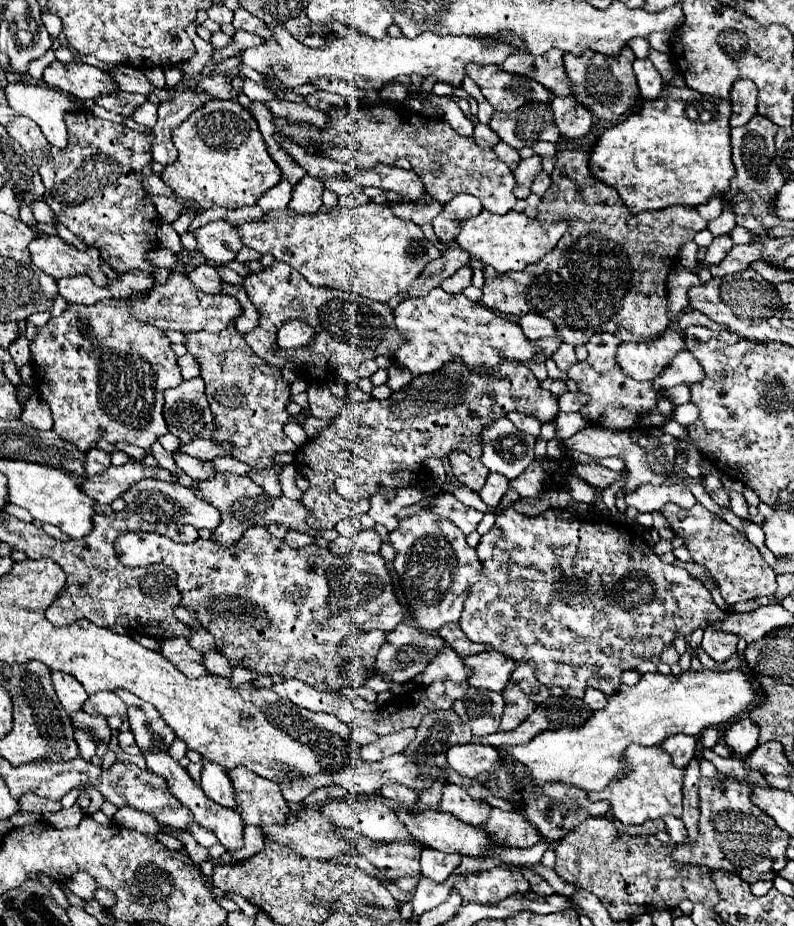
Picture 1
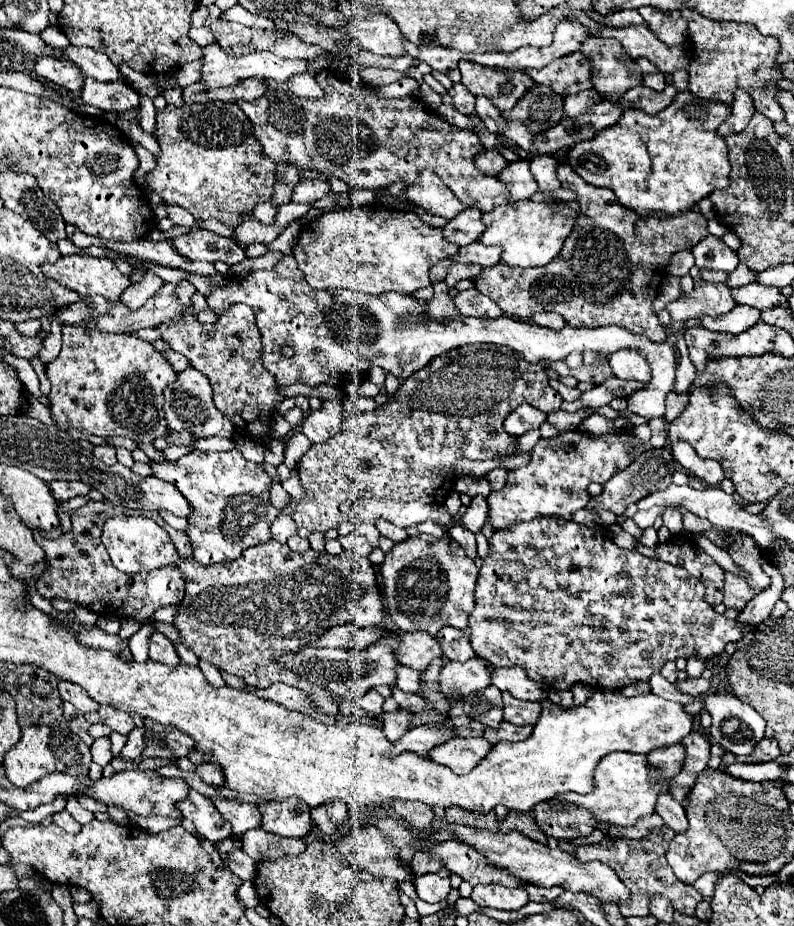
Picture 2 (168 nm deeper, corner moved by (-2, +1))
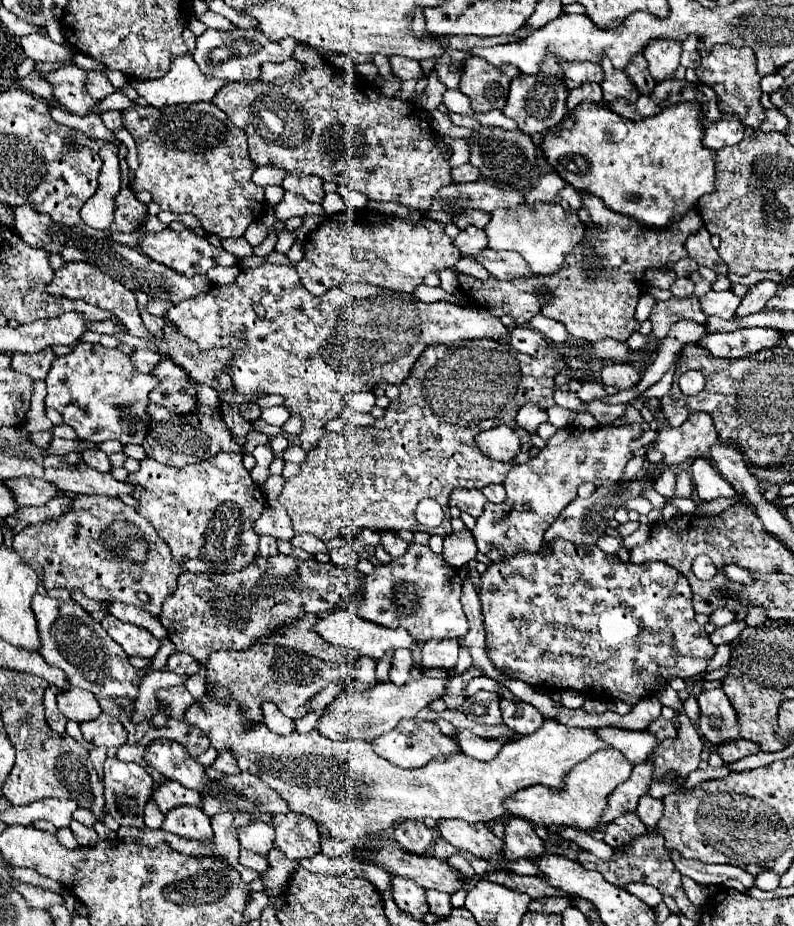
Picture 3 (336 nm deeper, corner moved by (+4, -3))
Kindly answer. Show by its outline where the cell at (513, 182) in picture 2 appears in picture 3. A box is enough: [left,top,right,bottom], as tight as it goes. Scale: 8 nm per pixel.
[425,180,523,224]

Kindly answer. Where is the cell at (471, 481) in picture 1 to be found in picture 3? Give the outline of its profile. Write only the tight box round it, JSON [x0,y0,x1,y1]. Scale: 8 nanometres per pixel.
[449,488,485,518]

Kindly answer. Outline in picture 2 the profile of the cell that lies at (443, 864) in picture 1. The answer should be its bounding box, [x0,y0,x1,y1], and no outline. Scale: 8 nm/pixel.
[415,868,451,902]

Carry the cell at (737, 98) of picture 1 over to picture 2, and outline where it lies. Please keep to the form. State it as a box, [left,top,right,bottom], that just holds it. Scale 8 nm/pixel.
[717,88,755,136]

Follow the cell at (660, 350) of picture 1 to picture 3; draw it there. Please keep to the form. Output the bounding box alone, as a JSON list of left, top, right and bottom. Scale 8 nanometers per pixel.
[601,362,639,390]

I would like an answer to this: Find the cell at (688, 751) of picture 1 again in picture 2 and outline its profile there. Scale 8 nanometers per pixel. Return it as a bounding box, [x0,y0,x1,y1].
[647,742,685,778]

